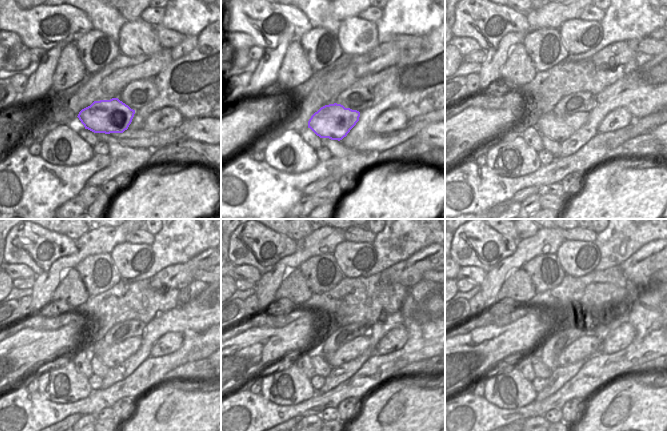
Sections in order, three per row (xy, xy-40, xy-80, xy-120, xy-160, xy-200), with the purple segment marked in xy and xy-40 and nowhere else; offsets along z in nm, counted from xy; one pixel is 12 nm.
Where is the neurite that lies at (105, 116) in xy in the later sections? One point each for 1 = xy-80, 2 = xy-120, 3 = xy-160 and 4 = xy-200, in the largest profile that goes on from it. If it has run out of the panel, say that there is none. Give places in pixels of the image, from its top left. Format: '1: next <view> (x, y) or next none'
1: next xy-80 (559, 129)
2: next xy-120 (111, 355)
3: next xy-160 (354, 348)
4: next xy-200 (584, 347)

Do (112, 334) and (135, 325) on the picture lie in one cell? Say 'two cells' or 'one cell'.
one cell

